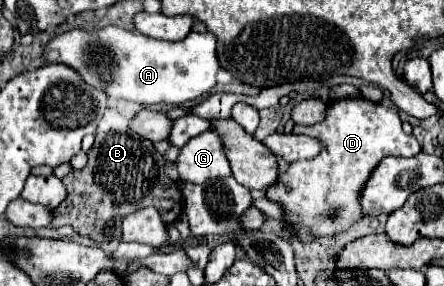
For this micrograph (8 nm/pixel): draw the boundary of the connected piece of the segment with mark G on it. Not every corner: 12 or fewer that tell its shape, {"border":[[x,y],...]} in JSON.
{"border":[[217,133],[193,137],[179,153],[179,179],[229,177]]}

